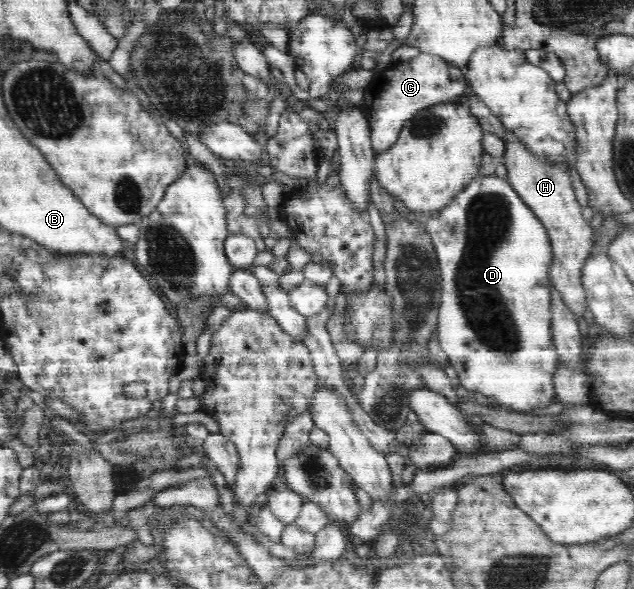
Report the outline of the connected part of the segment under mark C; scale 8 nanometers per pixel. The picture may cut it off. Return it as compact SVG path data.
M420 53L412 60L392 63L376 73L365 88L365 101L361 107L370 126L374 155L388 150L397 140L406 120L422 109L441 104L459 104L462 96L469 94L464 69L447 63L439 56Z

